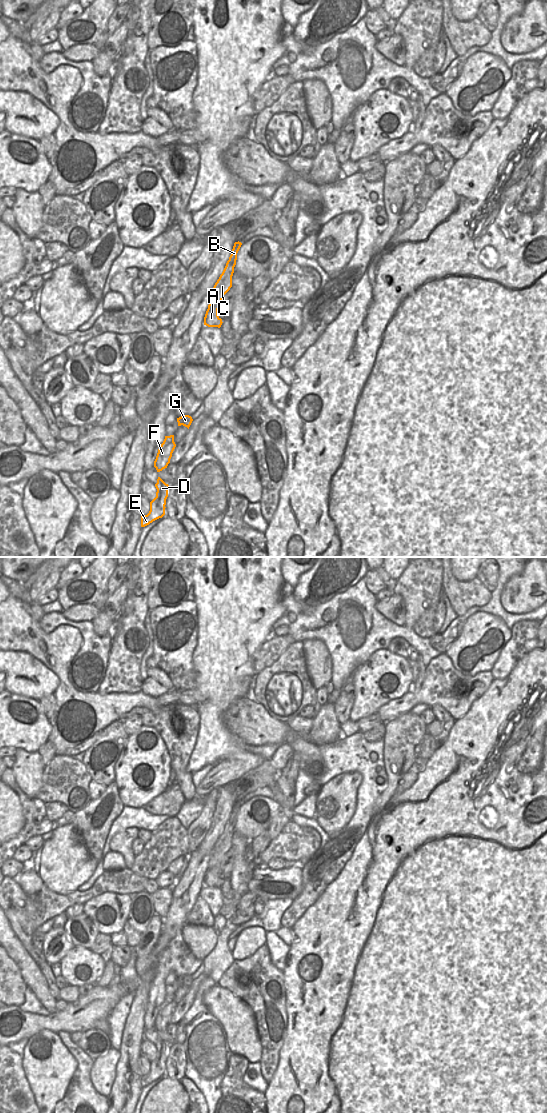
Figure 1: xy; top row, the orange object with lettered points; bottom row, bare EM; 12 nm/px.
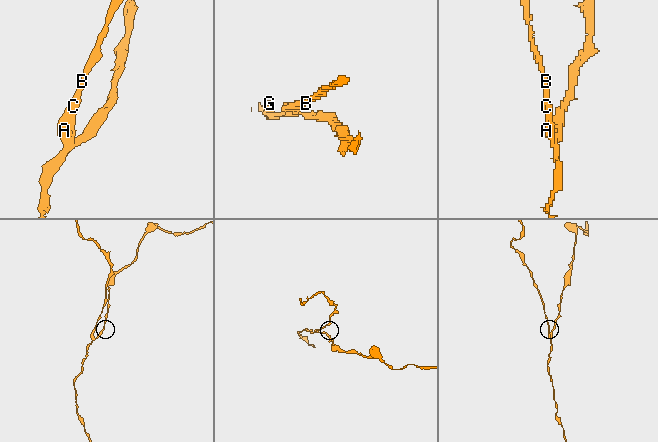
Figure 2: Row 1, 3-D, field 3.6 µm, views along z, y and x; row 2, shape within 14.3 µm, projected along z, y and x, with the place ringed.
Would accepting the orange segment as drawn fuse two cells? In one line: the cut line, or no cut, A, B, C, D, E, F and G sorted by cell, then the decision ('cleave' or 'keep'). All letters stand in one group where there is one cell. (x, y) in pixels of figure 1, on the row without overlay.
cut xy (206, 884), (216, 886); groups A B C / D E F G; cleave

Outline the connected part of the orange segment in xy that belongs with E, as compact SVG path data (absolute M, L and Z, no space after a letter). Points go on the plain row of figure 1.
M158 1037L155 1047L157 1049L156 1057L150 1062L149 1073L141 1076L141 1087L147 1086L165 1075L165 1065L168 1057L169 1045Z

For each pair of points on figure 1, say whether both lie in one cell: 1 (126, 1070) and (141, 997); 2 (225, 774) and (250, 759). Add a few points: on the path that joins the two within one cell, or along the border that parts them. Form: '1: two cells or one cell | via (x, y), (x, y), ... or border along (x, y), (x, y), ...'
1: one cell | via (130, 1052), (136, 1015)
2: one cell | via (231, 768), (244, 761)

